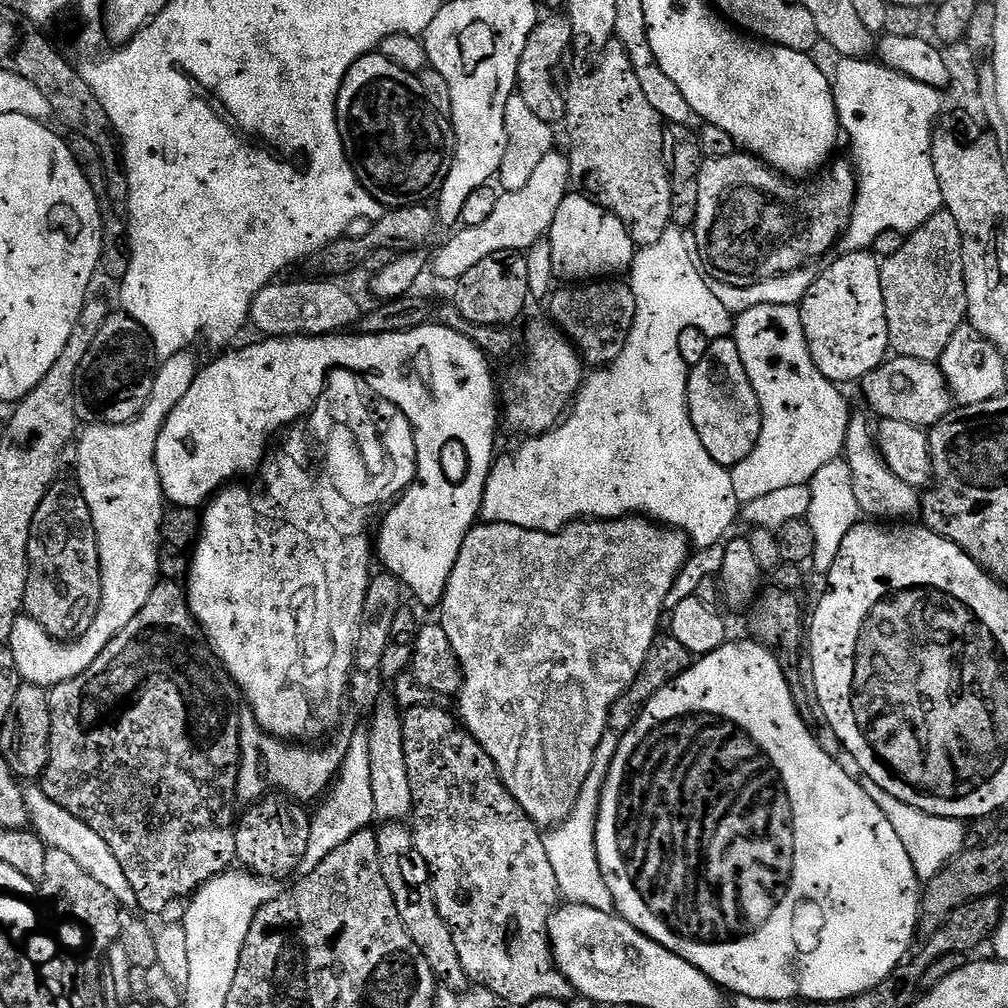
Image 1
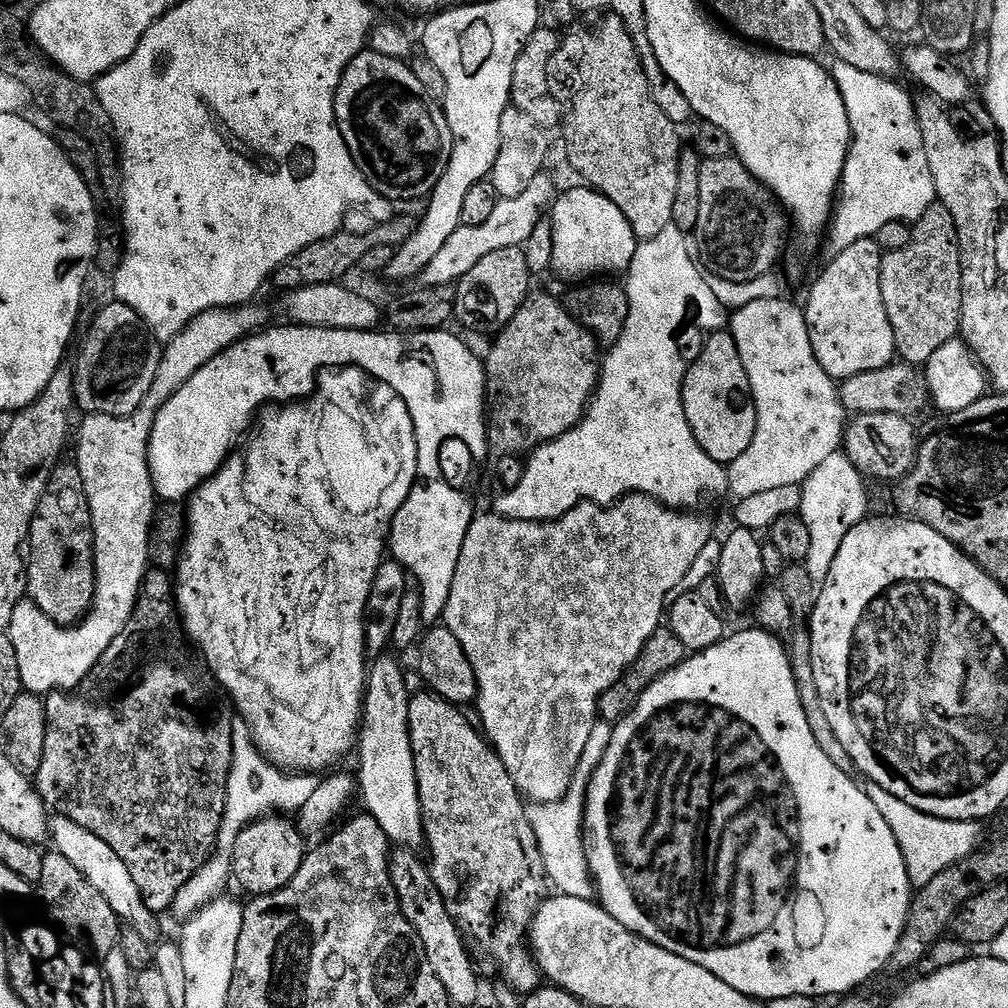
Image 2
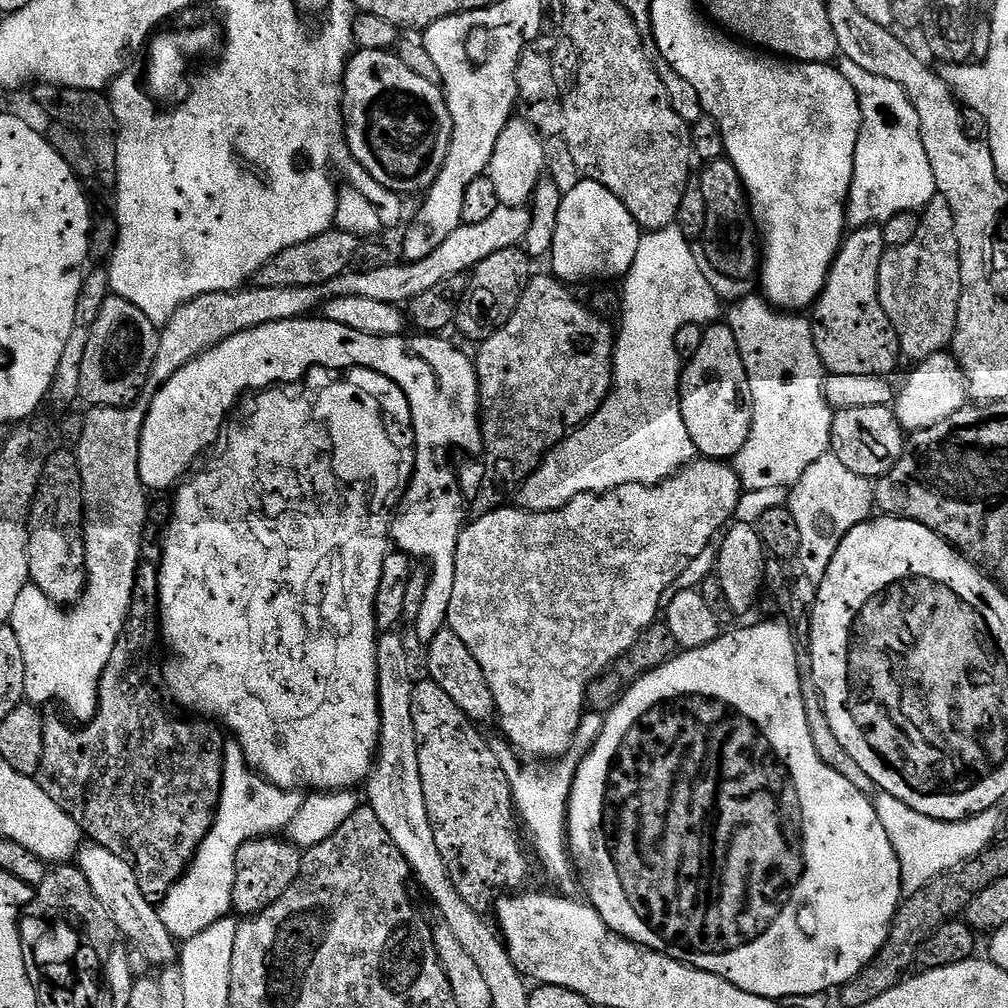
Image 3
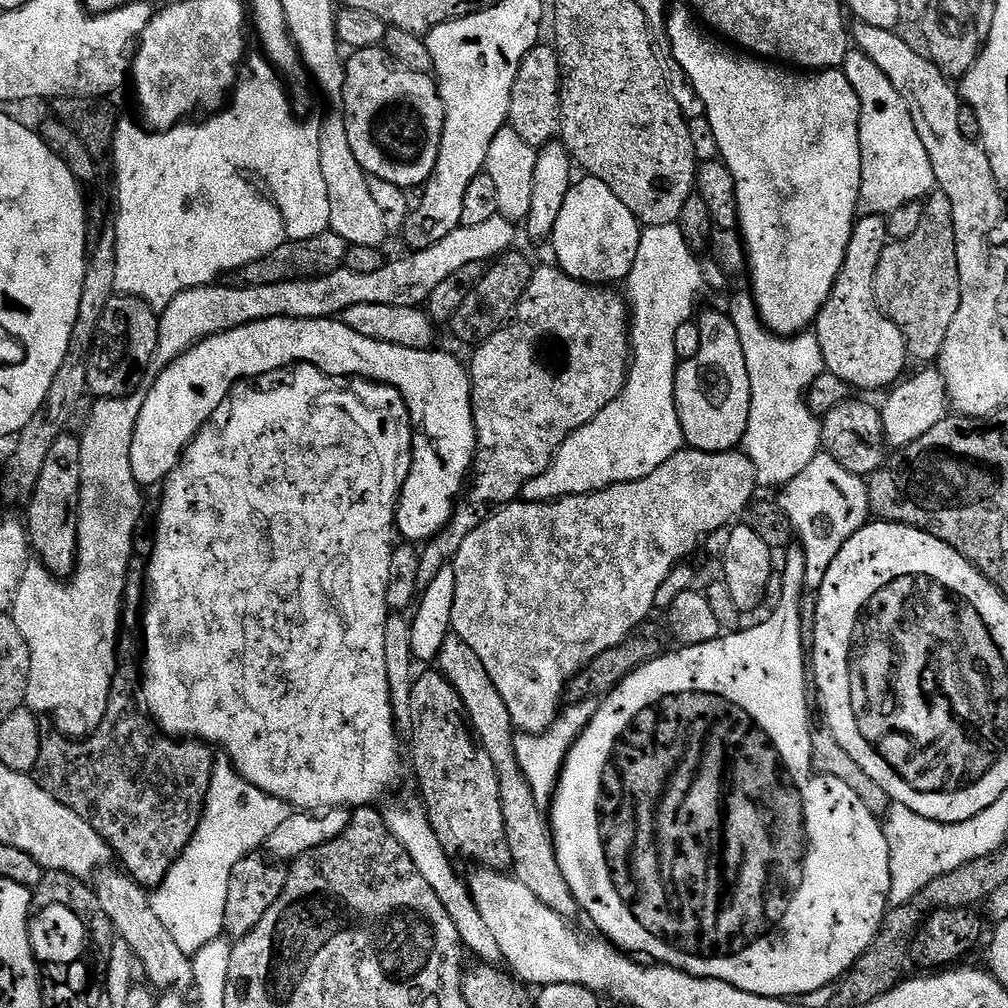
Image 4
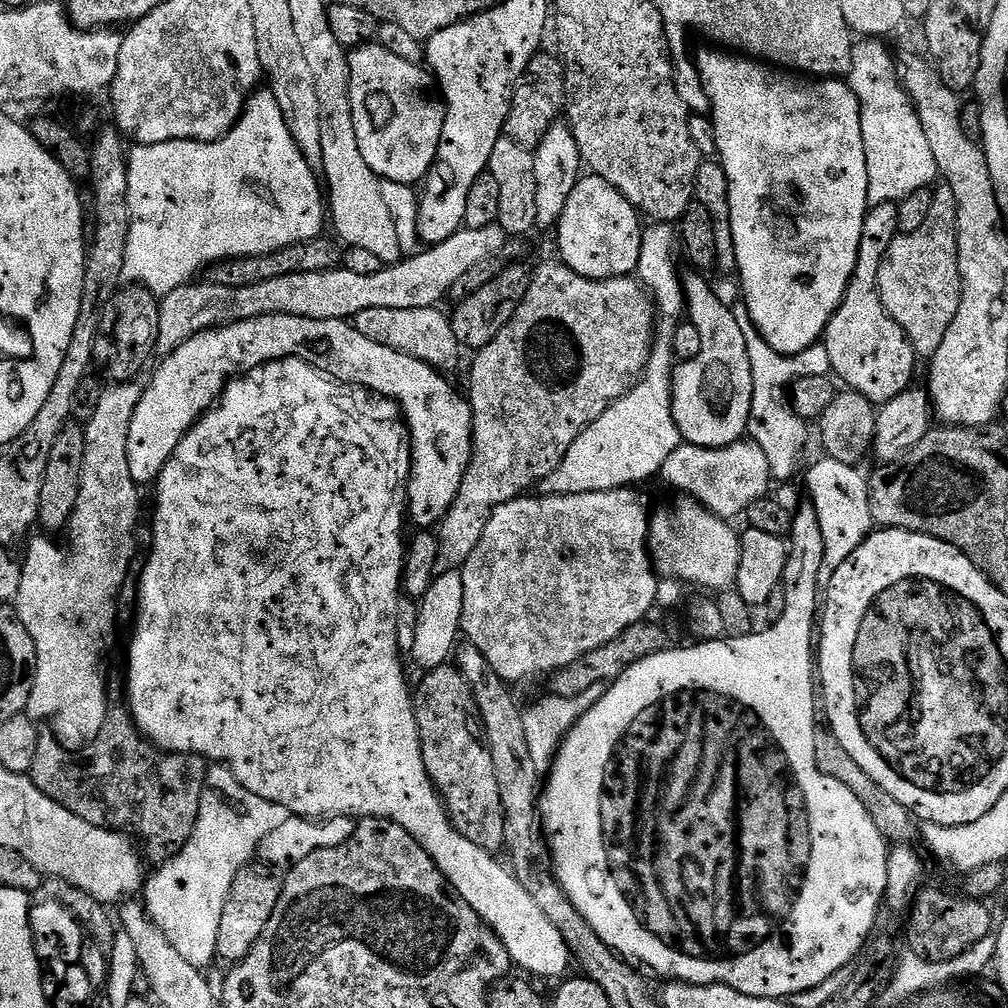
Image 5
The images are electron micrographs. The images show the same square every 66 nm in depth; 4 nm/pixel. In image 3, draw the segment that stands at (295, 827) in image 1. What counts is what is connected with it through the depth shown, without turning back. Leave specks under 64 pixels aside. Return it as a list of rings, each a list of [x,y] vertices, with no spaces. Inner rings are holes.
[[[278,836],[260,837],[244,843],[235,855],[234,890],[231,891],[232,909],[239,917],[256,915],[282,898],[301,872],[303,855],[287,840]]]

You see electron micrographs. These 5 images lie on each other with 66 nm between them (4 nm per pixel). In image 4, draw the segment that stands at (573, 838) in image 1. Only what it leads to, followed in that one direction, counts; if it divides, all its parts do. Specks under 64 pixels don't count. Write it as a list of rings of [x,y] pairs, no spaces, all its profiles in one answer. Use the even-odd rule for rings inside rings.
[[[597,697],[575,701],[561,711],[546,731],[537,734],[522,734],[517,737],[515,758],[518,760],[523,776],[530,784],[536,805],[542,810],[551,805],[551,800],[557,793],[560,775],[565,769],[570,749],[575,747],[577,740],[581,739],[587,725],[599,715],[599,710],[600,700]]]

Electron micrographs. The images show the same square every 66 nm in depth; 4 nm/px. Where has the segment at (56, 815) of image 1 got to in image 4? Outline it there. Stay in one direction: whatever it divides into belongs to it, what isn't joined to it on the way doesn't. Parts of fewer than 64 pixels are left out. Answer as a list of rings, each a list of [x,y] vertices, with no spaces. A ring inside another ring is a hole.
[[[101,871],[95,877],[96,897],[98,902],[102,902],[102,910],[106,910],[106,918],[110,918],[117,937],[126,942],[133,957],[146,964],[149,985],[156,990],[191,989],[192,961],[189,953],[182,951],[178,942],[174,942],[170,930],[162,926],[158,914],[154,914],[152,909],[149,893],[123,871],[112,871]]]

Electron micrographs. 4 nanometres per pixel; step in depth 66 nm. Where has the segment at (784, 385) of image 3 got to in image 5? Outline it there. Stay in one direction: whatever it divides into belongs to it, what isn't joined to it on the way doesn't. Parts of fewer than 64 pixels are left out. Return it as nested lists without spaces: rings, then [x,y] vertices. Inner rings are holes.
[[[743,302],[731,305],[734,318],[746,338],[746,354],[750,354],[750,374],[754,378],[754,398],[750,406],[750,422],[747,435],[752,443],[757,444],[766,454],[766,462],[770,462],[770,474],[773,481],[788,480],[796,472],[800,464],[800,455],[808,444],[809,425],[801,420],[787,403],[780,401],[780,387],[807,376],[826,376],[832,372],[830,354],[826,354],[826,346],[817,342],[797,356],[783,356],[776,348],[771,348],[762,338],[762,334],[754,326],[748,307]]]

